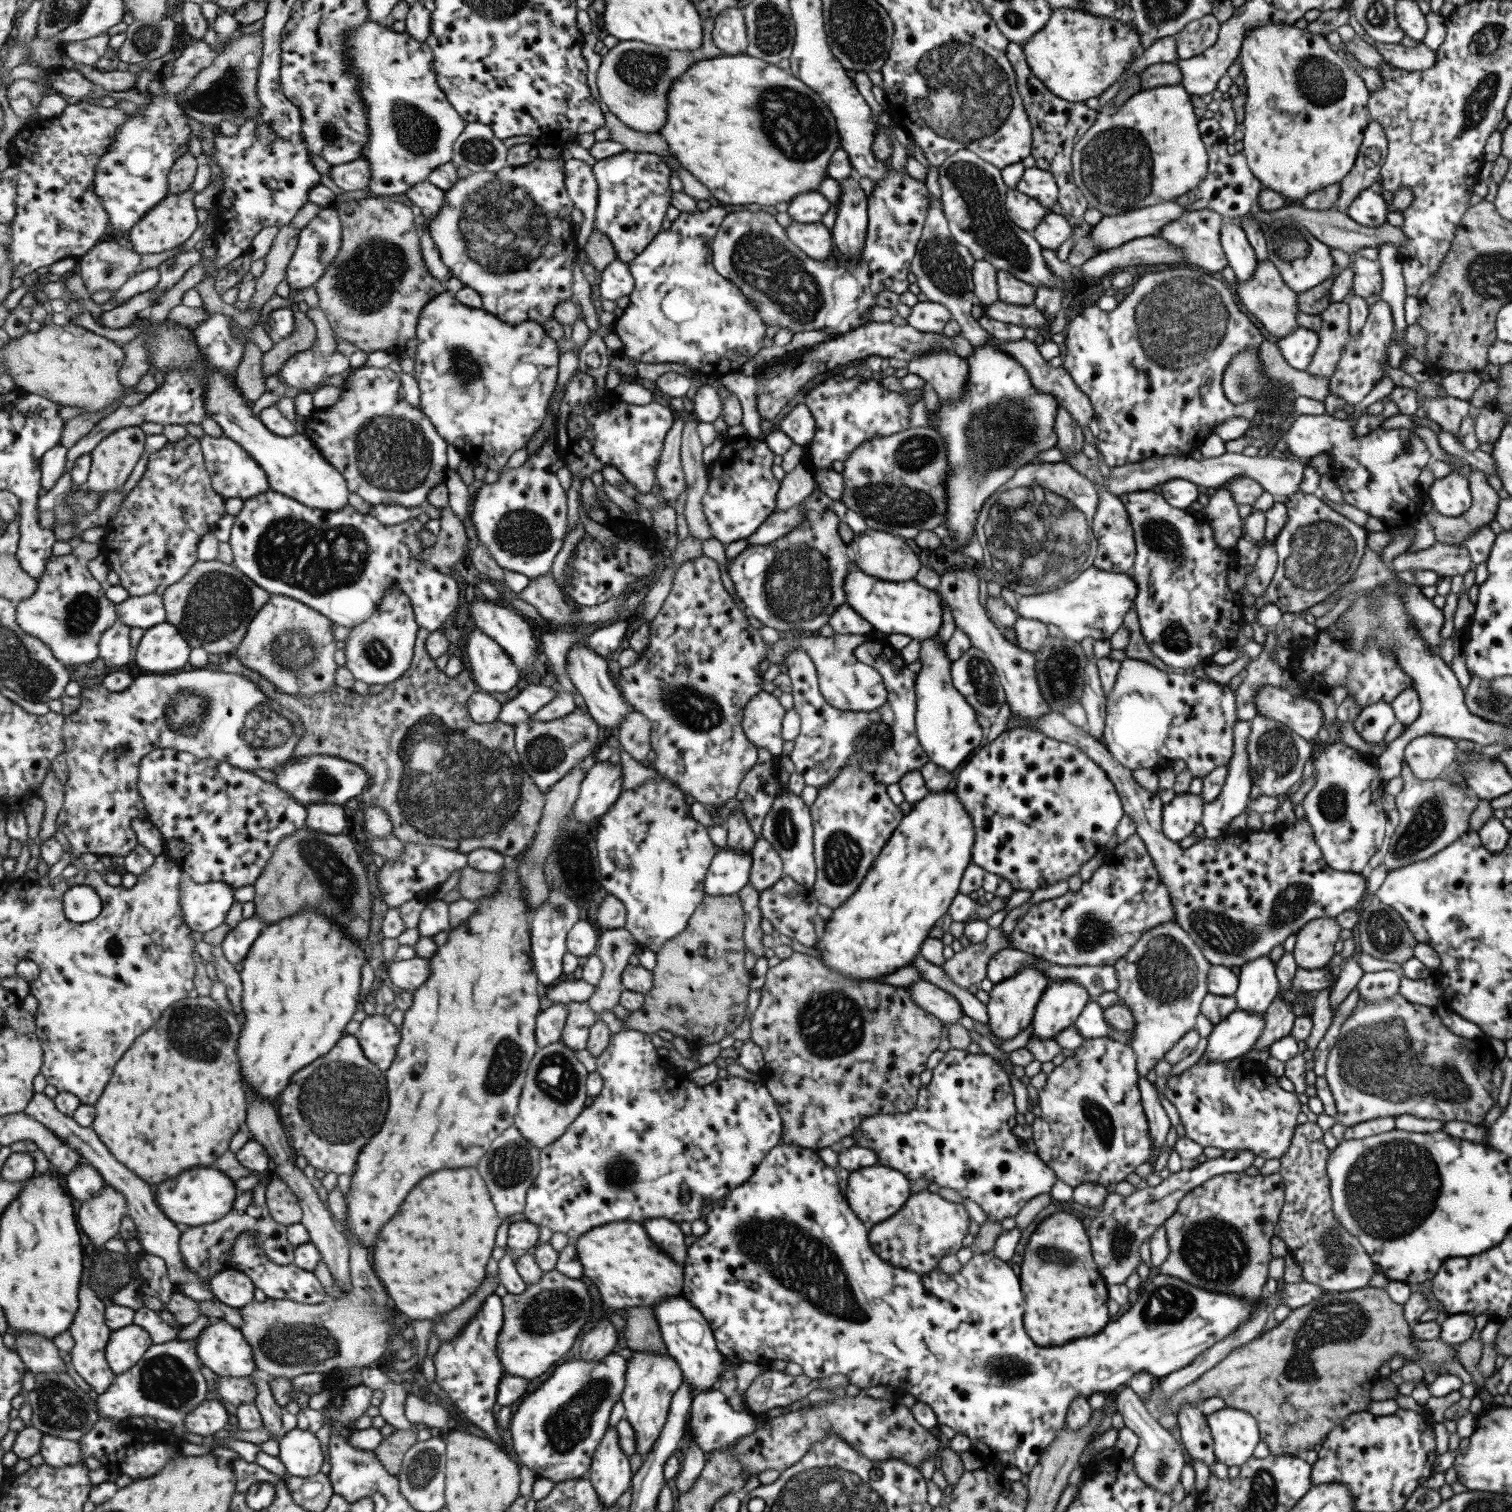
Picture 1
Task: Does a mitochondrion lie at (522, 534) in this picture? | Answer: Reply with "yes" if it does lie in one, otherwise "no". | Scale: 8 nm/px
yes

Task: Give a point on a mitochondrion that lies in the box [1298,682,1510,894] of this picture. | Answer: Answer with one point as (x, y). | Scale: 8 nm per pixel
(1426, 823)

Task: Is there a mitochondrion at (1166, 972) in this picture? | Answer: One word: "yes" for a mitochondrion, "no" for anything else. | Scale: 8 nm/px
yes

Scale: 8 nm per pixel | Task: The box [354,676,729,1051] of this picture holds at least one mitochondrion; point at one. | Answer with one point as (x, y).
(452, 787)

